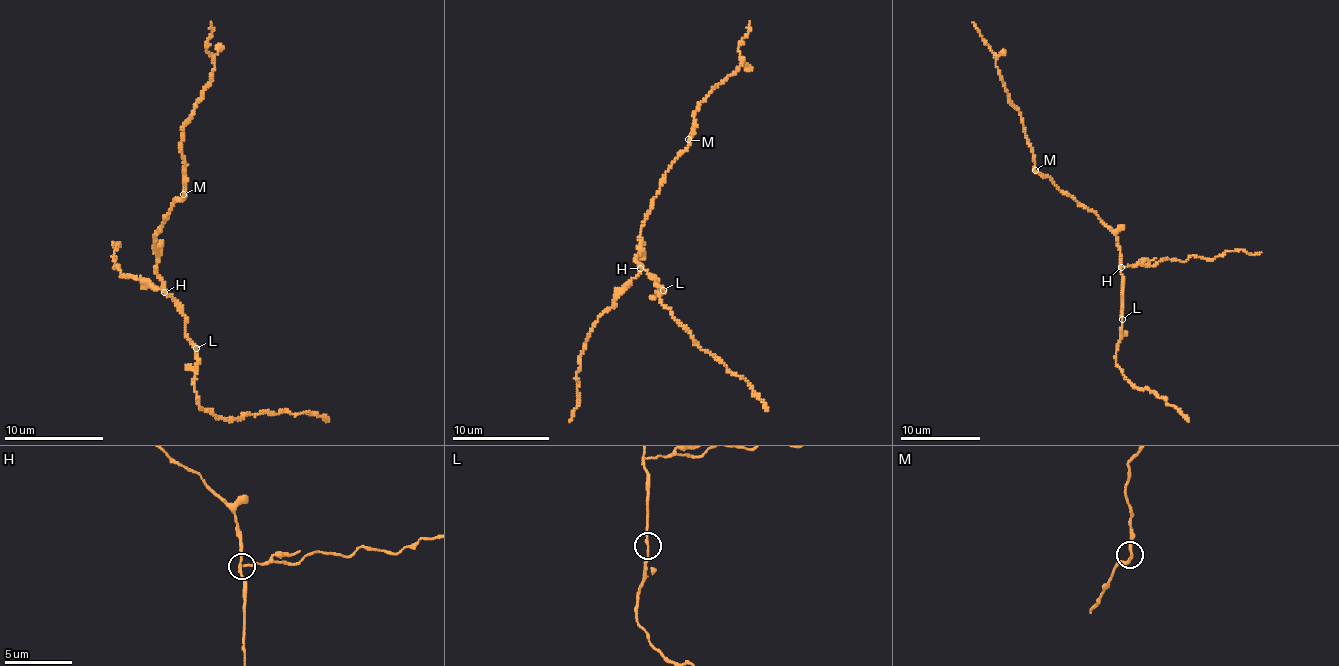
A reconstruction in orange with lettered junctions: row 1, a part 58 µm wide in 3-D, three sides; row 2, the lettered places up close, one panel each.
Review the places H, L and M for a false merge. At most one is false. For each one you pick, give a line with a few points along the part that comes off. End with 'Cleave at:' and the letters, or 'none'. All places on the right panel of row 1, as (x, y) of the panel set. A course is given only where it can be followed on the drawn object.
H: course (1121, 267), (1154, 260), (1182, 262), (1193, 255), (1215, 259), (1227, 251), (1245, 249), (1253, 254), (1261, 252)
Cleave at: H

